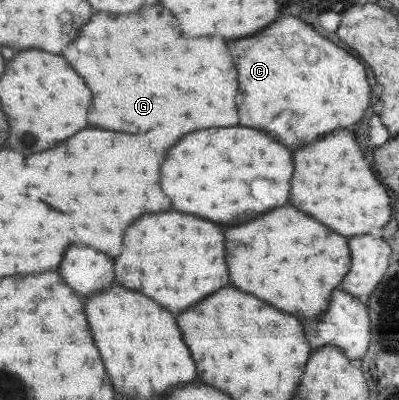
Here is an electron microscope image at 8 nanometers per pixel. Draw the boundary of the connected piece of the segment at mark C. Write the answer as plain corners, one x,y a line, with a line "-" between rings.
285,16
251,38
229,40
227,50
237,68
239,126
279,136
277,142
287,150
297,150
331,130
361,120
369,106
369,82
363,64
321,38
299,18

